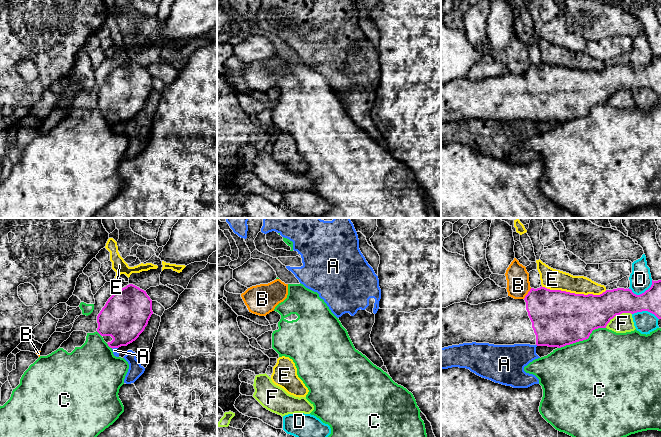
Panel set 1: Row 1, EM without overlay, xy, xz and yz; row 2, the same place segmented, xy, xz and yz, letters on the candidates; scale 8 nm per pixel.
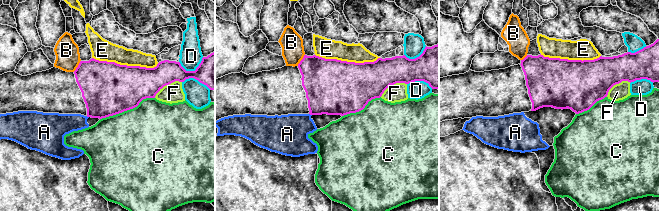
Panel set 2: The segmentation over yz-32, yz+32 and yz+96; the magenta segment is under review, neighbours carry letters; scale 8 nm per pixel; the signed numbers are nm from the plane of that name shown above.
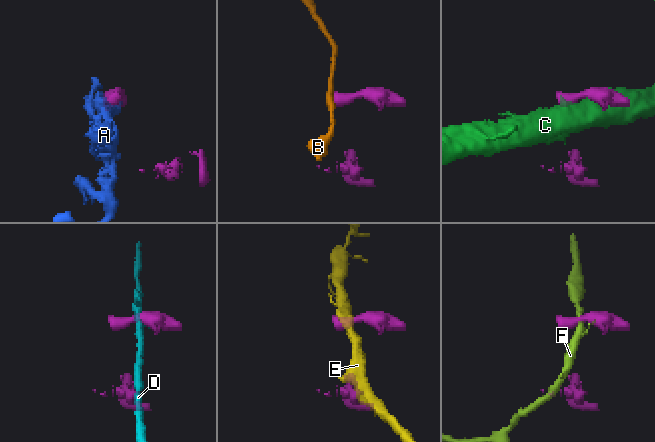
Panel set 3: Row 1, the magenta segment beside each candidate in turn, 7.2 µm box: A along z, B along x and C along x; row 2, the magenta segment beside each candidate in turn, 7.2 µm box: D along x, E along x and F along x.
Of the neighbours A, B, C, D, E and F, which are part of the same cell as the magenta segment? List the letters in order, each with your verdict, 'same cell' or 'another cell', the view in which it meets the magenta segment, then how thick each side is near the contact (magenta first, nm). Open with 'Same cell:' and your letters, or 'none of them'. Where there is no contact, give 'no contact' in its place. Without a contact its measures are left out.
Same cell: none of them
A: another cell; contact in xy; calibres 360 and 40 nm
B: another cell; contact in yz; calibres 360 and 190 nm
C: another cell; contact in yz; calibres 440 and 500 nm
D: another cell; contact in yz; calibres 220 and 180 nm
E: another cell; contact in yz; calibres 440 and 170 nm
F: another cell; contact in yz; calibres 300 and 150 nm

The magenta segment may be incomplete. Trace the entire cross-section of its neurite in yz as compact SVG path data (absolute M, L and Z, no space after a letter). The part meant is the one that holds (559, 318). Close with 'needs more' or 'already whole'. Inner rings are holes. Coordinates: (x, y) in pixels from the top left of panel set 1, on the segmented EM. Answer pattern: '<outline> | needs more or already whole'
M652 280L651 287L640 295L629 288L606 290L600 295L584 295L541 286L531 288L524 299L508 296L478 305L460 302L441 308L441 348L472 342L561 348L588 339L593 330L606 328L616 315L642 311L661 319L661 280Z | needs more

